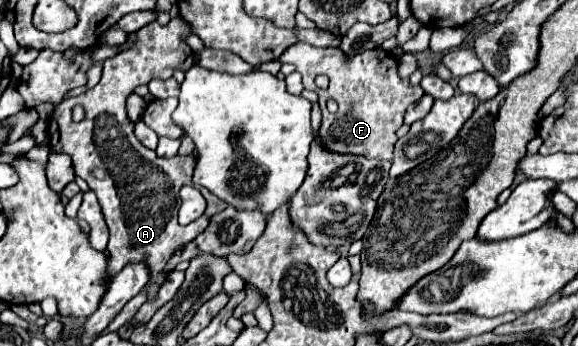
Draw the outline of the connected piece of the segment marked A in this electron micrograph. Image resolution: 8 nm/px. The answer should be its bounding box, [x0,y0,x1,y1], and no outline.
[49,17,227,301]

